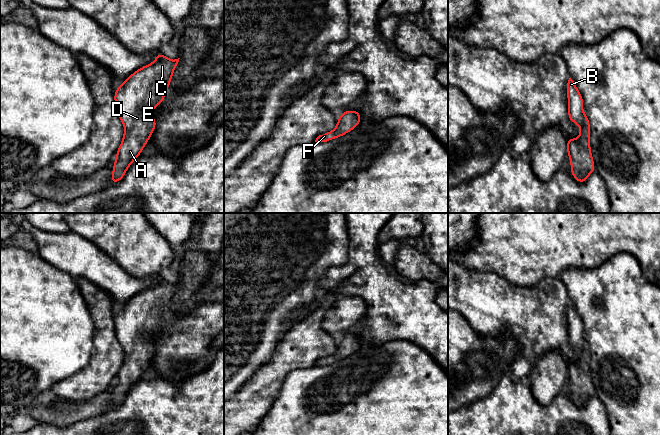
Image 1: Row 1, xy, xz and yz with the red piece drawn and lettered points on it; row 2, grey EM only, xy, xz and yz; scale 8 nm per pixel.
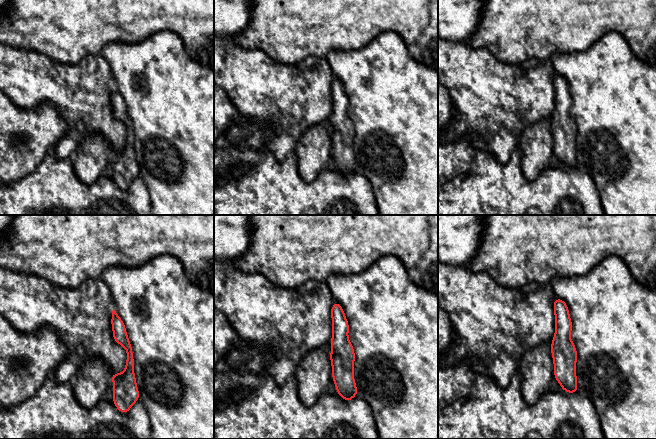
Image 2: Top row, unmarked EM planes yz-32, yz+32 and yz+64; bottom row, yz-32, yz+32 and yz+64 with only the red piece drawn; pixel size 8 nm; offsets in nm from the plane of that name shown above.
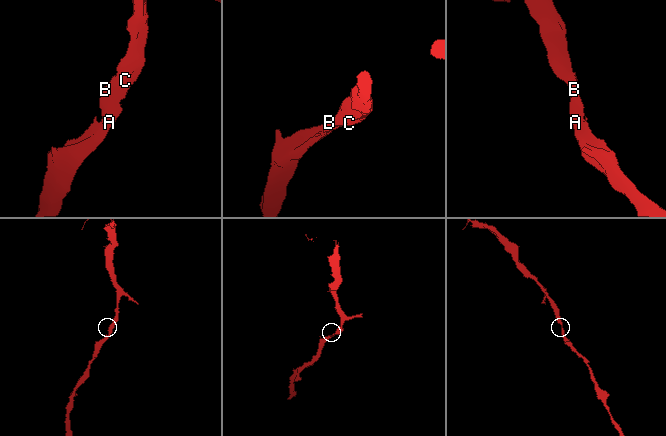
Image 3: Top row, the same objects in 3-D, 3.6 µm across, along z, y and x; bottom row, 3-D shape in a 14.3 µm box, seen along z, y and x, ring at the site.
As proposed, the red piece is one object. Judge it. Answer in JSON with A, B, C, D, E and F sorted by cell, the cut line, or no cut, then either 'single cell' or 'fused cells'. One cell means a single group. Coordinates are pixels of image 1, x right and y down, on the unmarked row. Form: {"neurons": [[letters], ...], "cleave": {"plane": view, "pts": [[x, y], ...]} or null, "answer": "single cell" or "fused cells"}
{"neurons": [["A", "B", "C", "D", "E", "F"]], "cleave": null, "answer": "single cell"}

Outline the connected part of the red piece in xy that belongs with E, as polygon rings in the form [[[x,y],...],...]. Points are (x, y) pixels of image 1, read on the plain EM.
[[[158,276],[154,286],[139,292],[116,312],[115,332],[124,349],[124,359],[116,377],[111,408],[122,404],[153,358],[157,347],[151,334],[165,322],[179,283],[168,283]]]

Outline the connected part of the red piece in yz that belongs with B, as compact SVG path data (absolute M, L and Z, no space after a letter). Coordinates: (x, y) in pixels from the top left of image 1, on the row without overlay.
M571 302L567 307L567 322L569 345L580 350L577 364L567 361L570 396L577 406L584 407L595 396L595 387L590 372L590 347L583 335L583 321Z

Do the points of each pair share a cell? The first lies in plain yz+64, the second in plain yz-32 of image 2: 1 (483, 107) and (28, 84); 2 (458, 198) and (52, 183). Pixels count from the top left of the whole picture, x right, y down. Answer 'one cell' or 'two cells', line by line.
1: one cell
2: one cell

